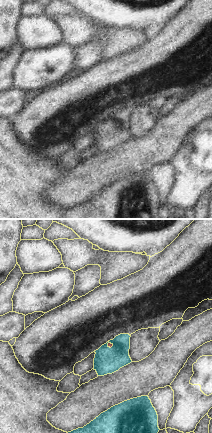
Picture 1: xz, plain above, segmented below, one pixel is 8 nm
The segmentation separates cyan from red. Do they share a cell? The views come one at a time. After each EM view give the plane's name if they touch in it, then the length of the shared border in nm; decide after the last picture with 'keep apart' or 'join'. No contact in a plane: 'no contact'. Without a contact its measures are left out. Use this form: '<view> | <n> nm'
xz | 70 nm

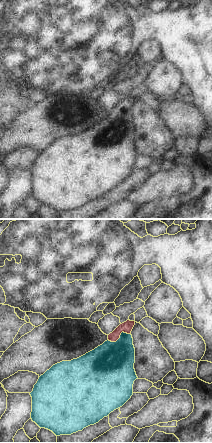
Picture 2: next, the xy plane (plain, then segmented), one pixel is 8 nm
xy | 190 nm

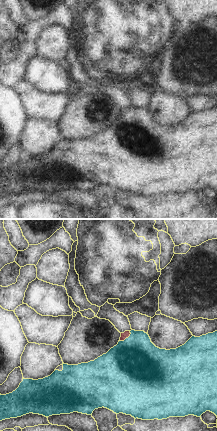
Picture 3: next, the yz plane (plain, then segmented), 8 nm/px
yz | 130 nm

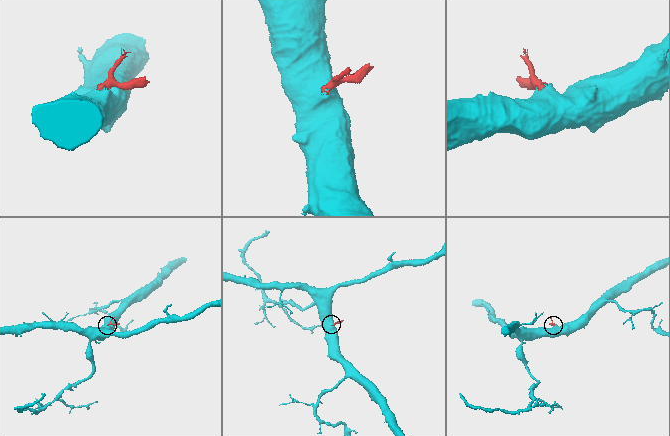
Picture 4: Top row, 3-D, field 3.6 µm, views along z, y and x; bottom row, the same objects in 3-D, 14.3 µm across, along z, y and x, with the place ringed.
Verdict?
join

